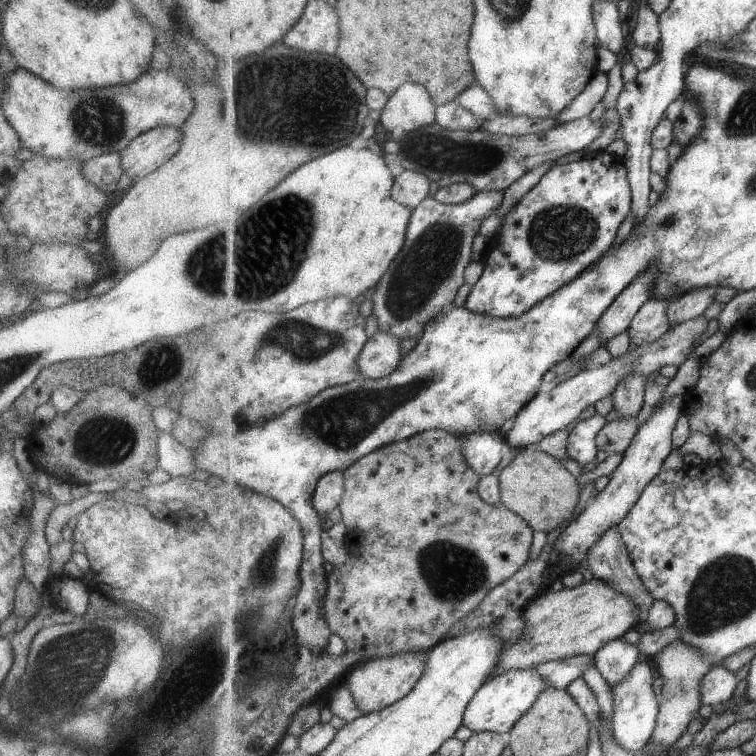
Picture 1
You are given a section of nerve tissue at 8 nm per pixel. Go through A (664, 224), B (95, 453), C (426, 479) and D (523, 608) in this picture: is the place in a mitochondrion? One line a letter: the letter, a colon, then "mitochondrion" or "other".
A: mitochondrion
B: mitochondrion
C: other
D: other

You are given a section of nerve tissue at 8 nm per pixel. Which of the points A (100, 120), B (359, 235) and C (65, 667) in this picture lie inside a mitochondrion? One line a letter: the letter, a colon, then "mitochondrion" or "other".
A: mitochondrion
B: other
C: mitochondrion

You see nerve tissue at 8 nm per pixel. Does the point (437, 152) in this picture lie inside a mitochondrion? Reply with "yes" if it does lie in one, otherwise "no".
yes

